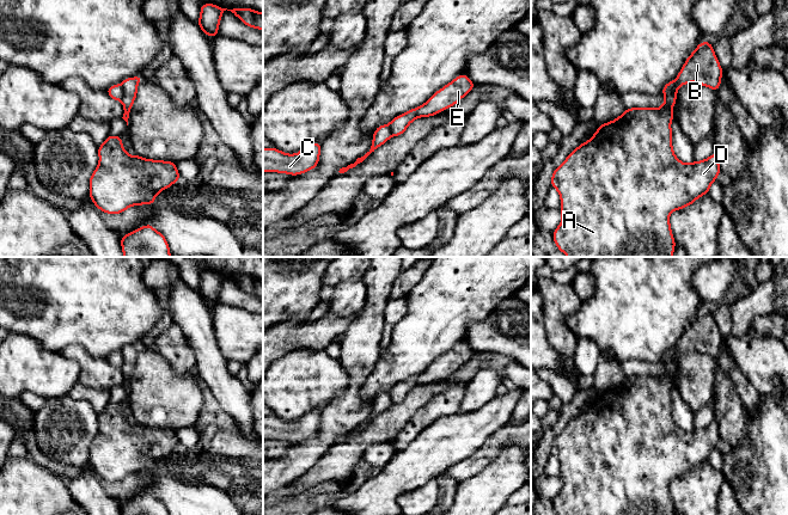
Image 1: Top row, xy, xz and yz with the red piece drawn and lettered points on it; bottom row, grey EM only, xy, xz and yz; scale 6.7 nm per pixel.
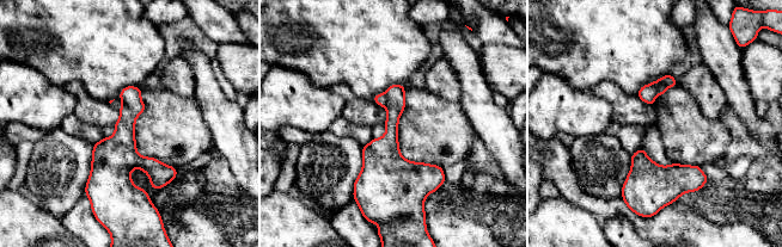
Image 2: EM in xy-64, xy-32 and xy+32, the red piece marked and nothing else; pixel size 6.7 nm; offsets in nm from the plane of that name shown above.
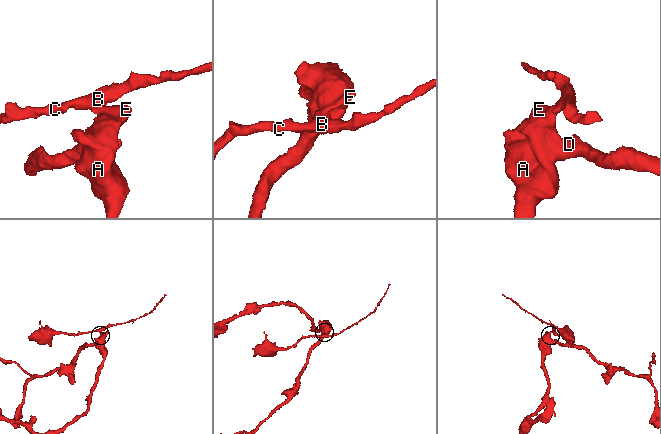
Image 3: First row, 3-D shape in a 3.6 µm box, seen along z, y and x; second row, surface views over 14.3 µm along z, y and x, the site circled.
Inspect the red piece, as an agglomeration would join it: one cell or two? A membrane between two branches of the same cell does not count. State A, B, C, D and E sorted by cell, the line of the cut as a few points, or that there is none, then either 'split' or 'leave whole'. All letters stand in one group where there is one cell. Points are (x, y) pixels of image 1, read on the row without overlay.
groups A D E / B C; cut xy (118, 353), (122, 359), (121, 368); split

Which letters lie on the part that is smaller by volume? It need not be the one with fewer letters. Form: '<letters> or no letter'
B, C

